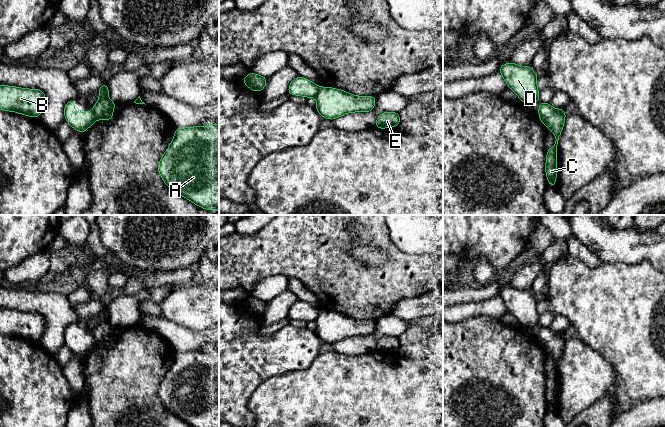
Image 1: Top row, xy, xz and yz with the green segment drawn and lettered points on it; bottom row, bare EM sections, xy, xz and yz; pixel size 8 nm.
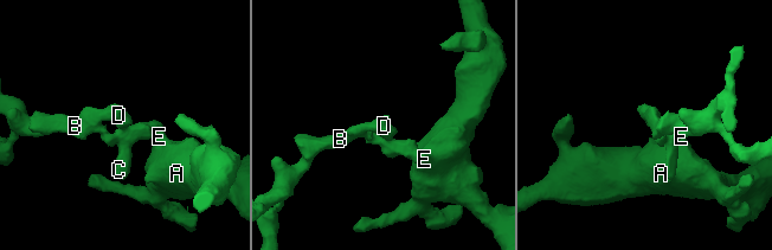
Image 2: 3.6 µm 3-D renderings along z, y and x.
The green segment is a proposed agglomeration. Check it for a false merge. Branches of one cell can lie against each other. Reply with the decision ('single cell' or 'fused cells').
fused cells

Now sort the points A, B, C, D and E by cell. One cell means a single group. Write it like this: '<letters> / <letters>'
A C E / B D

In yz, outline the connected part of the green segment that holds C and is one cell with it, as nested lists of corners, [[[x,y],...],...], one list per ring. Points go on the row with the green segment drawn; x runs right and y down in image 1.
[[[540,102],[538,115],[545,127],[555,135],[555,144],[547,151],[545,171],[550,186],[555,187],[557,177],[557,145],[561,135],[566,113],[563,109],[555,109],[550,103]]]

